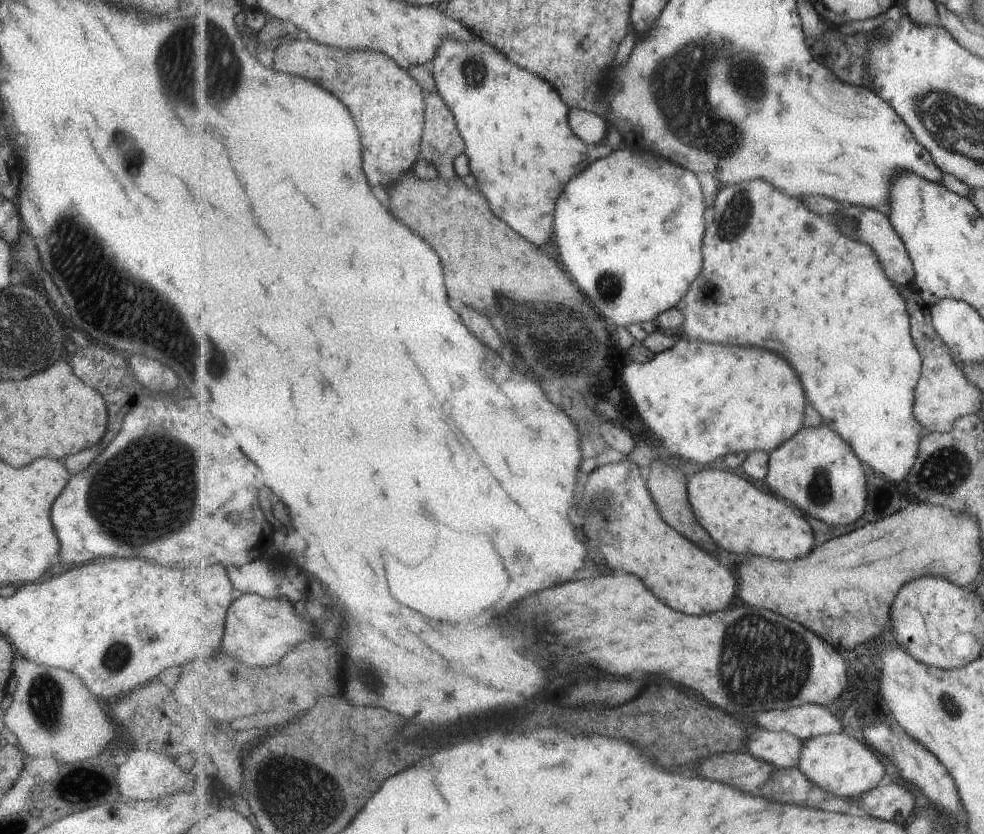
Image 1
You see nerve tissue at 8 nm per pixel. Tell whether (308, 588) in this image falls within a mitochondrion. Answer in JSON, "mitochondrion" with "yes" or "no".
{"mitochondrion":"no"}

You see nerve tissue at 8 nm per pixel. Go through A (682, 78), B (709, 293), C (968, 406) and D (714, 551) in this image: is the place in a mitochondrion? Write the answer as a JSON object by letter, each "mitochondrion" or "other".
{"A":"mitochondrion","B":"other","C":"other","D":"other"}

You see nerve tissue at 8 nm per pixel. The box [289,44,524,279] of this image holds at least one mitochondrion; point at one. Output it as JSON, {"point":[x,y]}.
{"point":[474,73]}

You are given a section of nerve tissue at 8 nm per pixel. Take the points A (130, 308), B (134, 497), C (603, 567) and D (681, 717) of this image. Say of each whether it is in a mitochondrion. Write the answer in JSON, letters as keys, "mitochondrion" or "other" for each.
{"A":"mitochondrion","B":"mitochondrion","C":"other","D":"mitochondrion"}

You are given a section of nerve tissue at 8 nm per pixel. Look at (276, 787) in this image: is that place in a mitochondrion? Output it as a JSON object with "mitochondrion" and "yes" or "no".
{"mitochondrion":"yes"}

